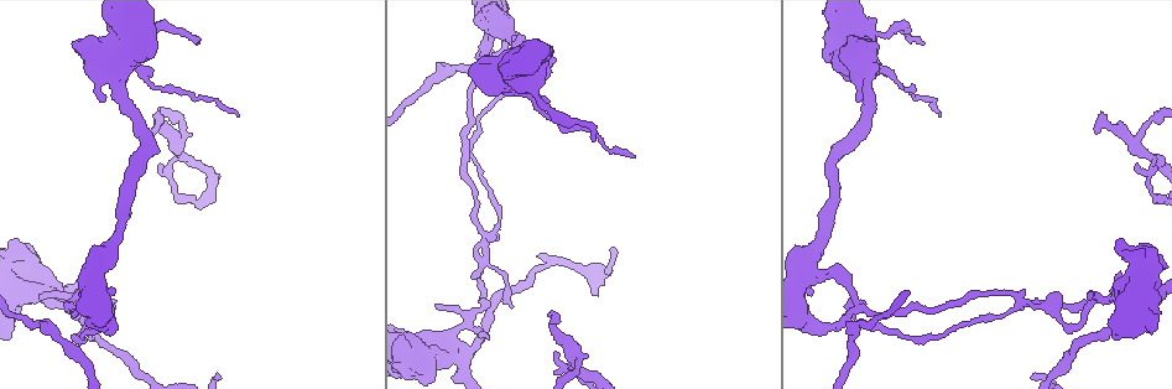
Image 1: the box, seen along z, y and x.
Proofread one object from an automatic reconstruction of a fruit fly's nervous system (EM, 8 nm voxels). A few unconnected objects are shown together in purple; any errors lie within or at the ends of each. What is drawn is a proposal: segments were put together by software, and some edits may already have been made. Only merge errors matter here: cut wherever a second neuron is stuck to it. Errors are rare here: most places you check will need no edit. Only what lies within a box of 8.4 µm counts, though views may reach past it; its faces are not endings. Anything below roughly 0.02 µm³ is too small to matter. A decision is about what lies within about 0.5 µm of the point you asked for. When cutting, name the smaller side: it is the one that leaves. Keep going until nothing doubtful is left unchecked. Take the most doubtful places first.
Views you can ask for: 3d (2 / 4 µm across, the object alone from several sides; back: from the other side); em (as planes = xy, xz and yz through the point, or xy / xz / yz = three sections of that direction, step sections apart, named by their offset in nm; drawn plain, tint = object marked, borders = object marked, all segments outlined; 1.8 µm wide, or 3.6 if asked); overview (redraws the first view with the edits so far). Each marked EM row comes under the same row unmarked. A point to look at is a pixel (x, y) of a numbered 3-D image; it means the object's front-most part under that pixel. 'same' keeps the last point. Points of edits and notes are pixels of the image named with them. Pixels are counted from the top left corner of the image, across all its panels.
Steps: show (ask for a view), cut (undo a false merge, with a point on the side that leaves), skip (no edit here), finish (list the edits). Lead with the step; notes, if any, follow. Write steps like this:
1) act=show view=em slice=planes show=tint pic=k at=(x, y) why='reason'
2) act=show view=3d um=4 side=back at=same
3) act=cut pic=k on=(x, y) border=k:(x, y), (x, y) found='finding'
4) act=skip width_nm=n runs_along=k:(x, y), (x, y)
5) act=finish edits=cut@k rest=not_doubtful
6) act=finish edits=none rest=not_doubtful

act=show view=em slice=planes show=tint pic=1 at=(1134, 148) why='a fork'

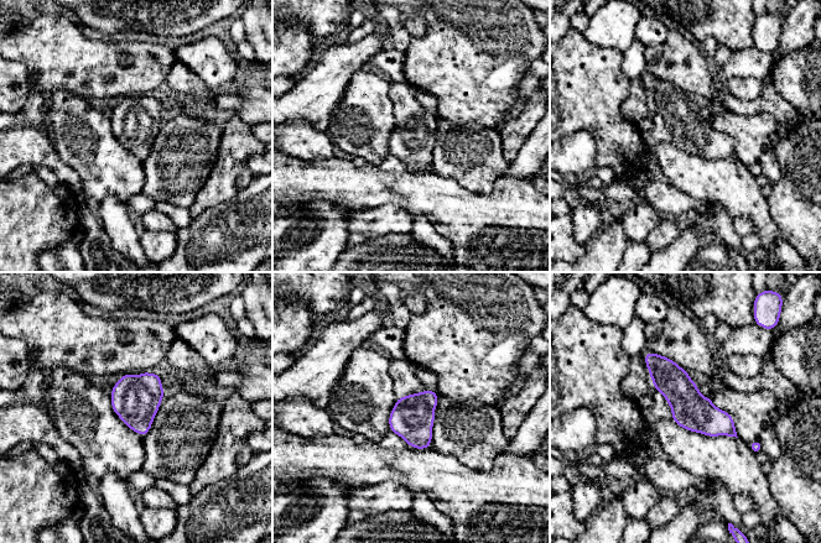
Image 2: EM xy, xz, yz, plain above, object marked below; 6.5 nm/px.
act=skip found='one neuron here'

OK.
act=show view=em slice=xz step=8 show=tint pic=1 at=(845, 317) why='two arms in line, one across'

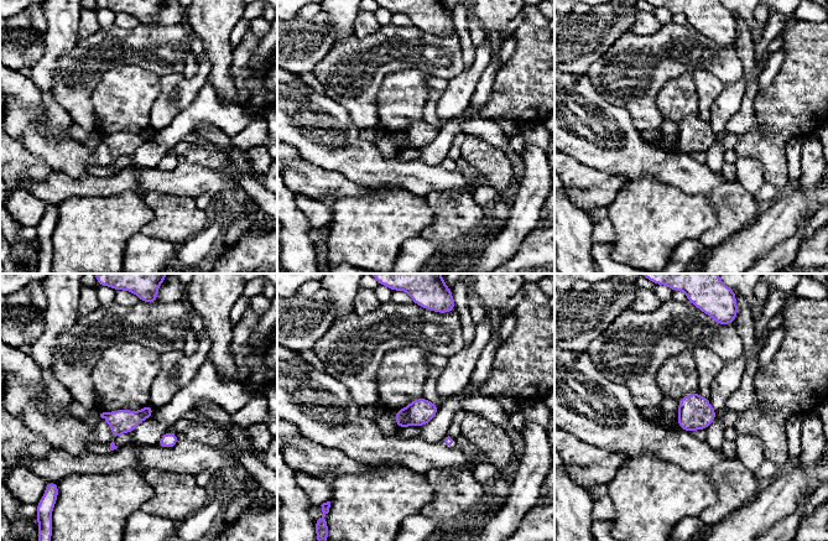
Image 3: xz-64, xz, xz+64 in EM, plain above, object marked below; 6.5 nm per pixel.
act=show view=em slice=planes show=tint at=same

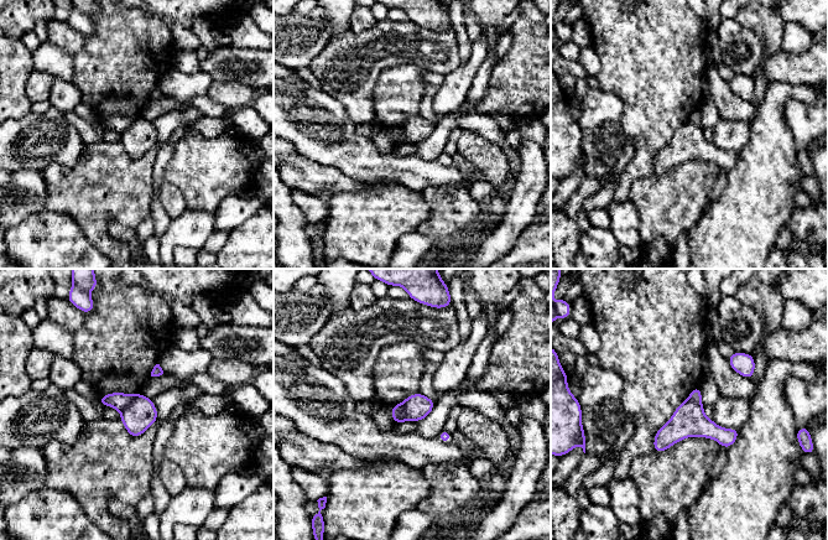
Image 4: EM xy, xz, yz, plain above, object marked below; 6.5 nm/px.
act=cut pic=4 on=(118, 400) width_nm=170 border=4:(140, 394), (120, 411) found='a second neuron is stuck on'

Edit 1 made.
act=finish edits=cut@4 rest=not_doubtful

